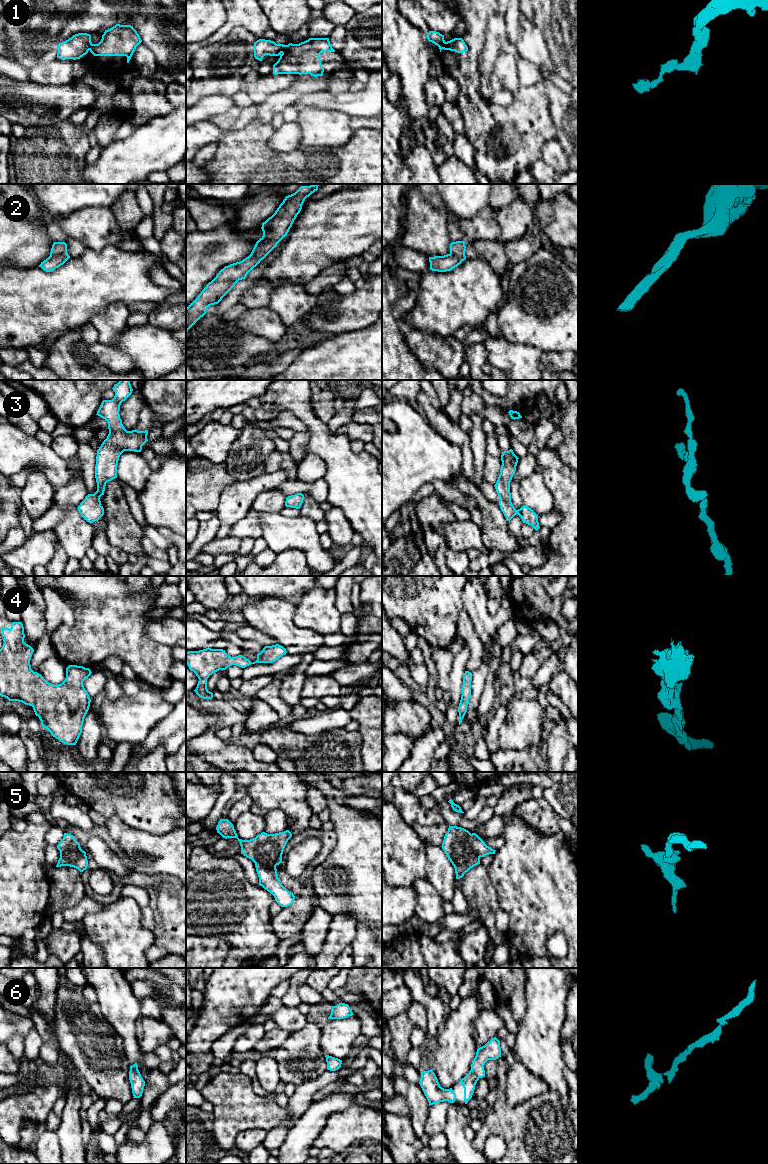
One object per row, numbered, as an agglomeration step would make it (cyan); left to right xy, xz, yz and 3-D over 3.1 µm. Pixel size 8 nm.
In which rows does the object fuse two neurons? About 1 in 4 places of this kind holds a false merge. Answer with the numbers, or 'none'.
1

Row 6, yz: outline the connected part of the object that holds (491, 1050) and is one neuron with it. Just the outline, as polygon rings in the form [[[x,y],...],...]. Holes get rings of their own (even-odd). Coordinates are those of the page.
[[[496,1037],[477,1049],[476,1056],[471,1064],[471,1070],[459,1082],[464,1088],[465,1104],[472,1098],[477,1081],[485,1077],[485,1063],[488,1060],[496,1060],[499,1057],[501,1057],[501,1047],[500,1041]]]

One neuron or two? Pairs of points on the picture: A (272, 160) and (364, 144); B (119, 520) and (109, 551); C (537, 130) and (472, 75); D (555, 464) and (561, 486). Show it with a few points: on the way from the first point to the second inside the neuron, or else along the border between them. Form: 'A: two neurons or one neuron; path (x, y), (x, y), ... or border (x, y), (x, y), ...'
A: one neuron; path (295, 163), (341, 163)
B: two neurons; border (105, 531), (106, 537), (112, 545), (128, 553)
C: one neuron; path (512, 129), (482, 120), (471, 109), (471, 100)
D: one neuron; path (555, 469), (555, 473), (561, 481)

